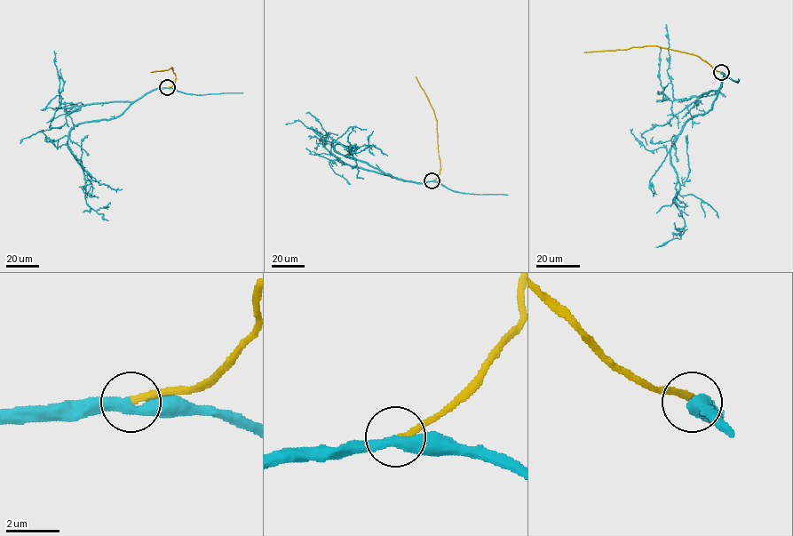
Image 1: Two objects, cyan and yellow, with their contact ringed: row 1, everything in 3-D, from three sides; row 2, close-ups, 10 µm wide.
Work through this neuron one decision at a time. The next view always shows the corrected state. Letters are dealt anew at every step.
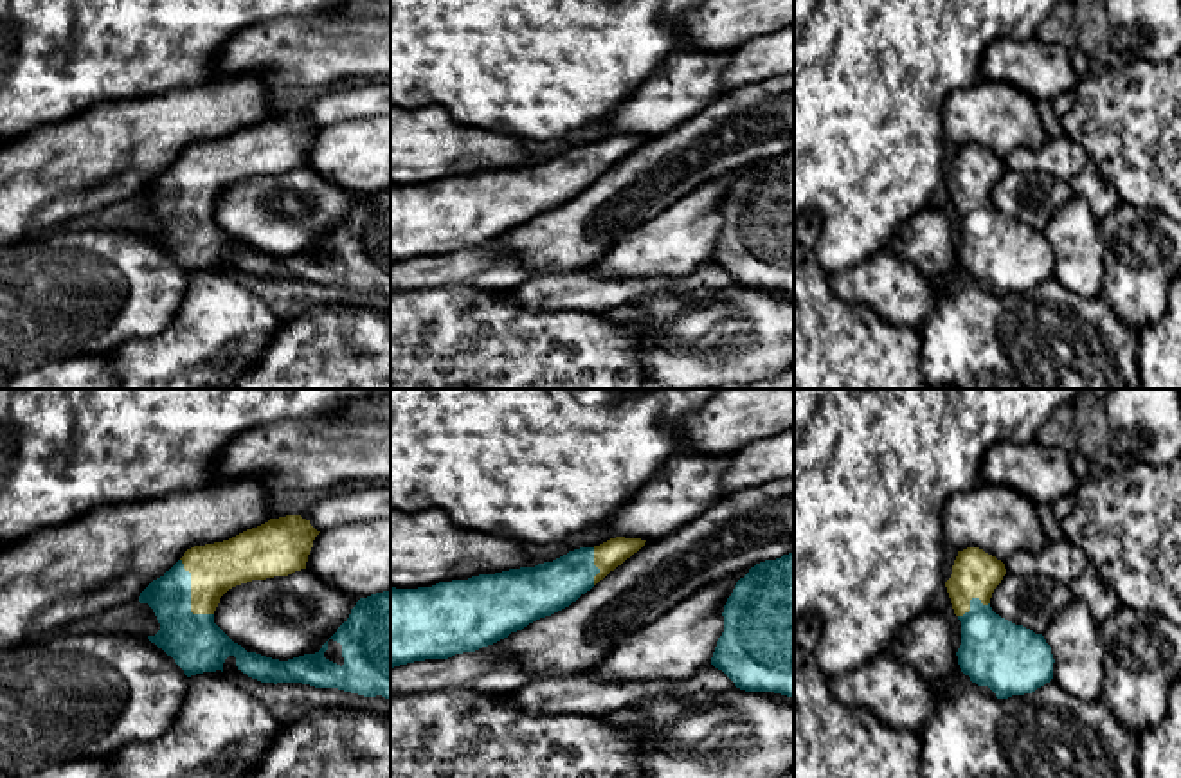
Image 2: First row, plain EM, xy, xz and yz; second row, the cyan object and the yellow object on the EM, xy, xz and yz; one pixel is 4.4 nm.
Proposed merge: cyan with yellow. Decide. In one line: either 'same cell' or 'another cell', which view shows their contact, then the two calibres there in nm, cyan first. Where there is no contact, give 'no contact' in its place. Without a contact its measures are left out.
same cell; meets cyan in xy; 240 nm thick on the cyan side, 220 nm on the other

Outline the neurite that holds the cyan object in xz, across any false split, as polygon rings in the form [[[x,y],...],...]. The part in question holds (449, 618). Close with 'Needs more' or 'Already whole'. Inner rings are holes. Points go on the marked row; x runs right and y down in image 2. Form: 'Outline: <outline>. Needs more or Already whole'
Outline: [[[616,537],[594,547],[569,551],[535,567],[439,582],[432,587],[391,587],[391,668],[425,659],[448,659],[493,645],[511,632],[569,607],[637,553],[645,542]]]. Needs more

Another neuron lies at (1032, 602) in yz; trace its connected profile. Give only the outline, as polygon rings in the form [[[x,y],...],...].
[[[1005,574],[990,607],[1001,618],[1044,634],[1051,618],[1075,600],[1069,585],[1046,576]]]

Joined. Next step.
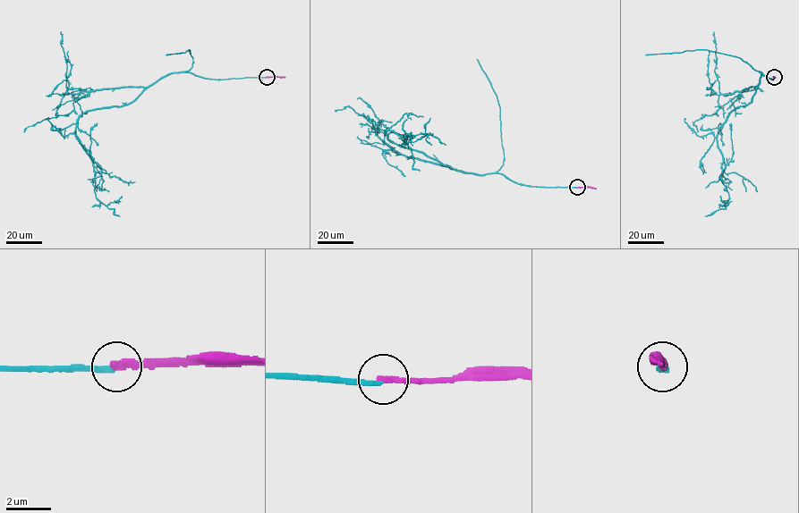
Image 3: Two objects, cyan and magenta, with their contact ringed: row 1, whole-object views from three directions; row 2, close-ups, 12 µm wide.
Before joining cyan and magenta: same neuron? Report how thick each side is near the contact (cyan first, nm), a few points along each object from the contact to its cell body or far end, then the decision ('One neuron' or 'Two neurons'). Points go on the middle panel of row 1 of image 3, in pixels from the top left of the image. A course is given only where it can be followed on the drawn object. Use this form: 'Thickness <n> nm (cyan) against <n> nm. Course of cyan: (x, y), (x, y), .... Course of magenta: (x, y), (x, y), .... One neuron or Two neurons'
Thickness 240 nm (cyan) against 320 nm. Course of cyan: (577, 187), (527, 186), (500, 173), (456, 171), (386, 136), (392, 130), (414, 141), (430, 118). Course of magenta: (577, 187), (596, 189). Two neurons

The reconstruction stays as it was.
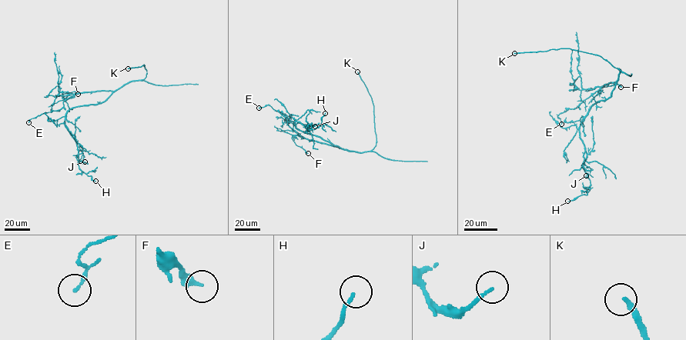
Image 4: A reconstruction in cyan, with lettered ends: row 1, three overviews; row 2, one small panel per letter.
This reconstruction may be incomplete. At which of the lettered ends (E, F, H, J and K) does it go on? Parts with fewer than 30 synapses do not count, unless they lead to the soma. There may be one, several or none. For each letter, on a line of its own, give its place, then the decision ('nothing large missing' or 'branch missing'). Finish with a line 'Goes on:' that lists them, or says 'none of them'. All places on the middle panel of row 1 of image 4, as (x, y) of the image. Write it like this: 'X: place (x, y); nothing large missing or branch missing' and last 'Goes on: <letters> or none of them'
E: place (259, 108); nothing large missing
F: place (308, 153); nothing large missing
H: place (325, 113); nothing large missing
J: place (315, 126); nothing large missing
K: place (357, 71); branch missing
Goes on: K

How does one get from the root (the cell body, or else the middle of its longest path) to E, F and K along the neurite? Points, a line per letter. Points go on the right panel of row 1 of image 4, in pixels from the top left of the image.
E: (608, 98), (614, 83), (605, 84), (577, 107), (560, 113), (557, 116), (561, 124)
F: (608, 98), (615, 83), (603, 85), (597, 94), (604, 87), (615, 84), (620, 87)
K: (608, 98), (620, 71), (599, 55), (570, 48), (514, 53)

